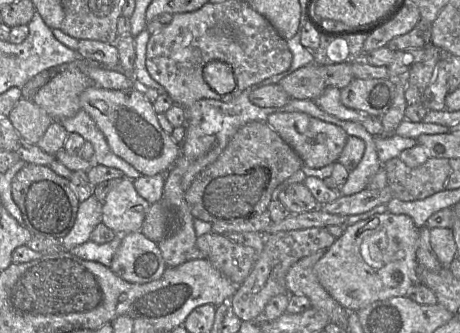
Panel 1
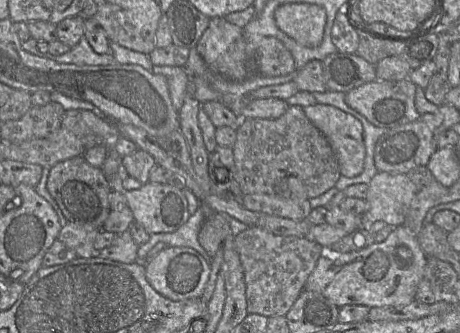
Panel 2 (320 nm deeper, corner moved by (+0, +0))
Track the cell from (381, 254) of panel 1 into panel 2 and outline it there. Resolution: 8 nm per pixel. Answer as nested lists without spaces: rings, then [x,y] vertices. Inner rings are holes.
[[[401,225],[395,227],[384,241],[361,250],[338,253],[328,252],[325,249],[310,274],[305,288],[322,294],[338,307],[344,305],[362,305],[370,308],[406,306],[415,300],[427,259],[417,236]]]

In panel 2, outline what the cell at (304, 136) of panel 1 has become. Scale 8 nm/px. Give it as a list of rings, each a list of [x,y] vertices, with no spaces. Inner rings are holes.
[[[315,104],[303,109],[308,119],[331,145],[341,175],[359,175],[363,171],[366,155],[362,123],[351,114],[332,105]]]

